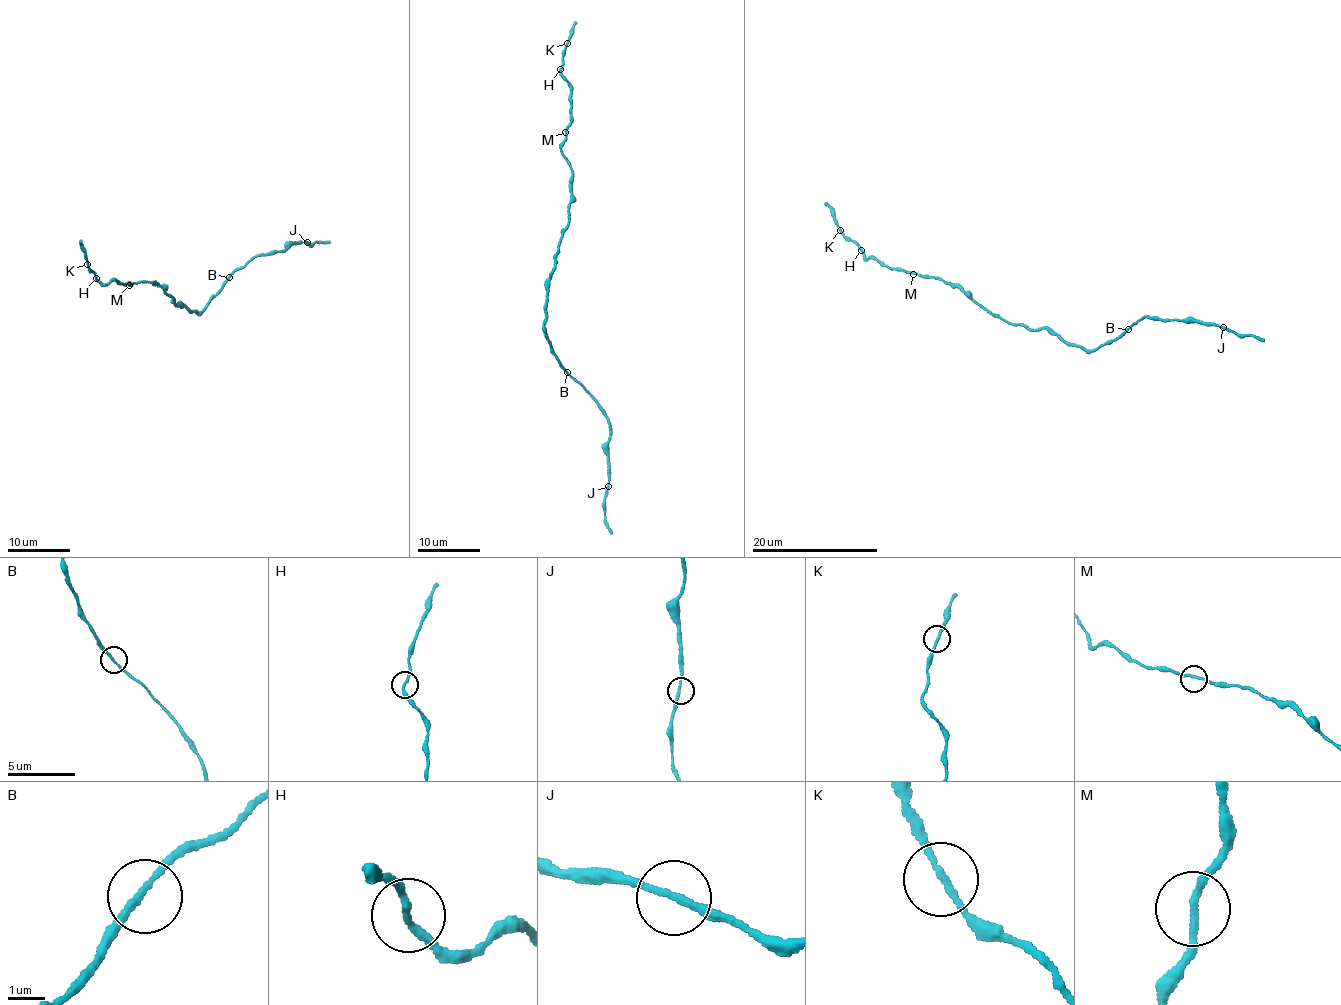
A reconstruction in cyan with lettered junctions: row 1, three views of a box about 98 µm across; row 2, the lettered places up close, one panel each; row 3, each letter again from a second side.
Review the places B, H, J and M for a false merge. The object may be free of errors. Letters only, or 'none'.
none

